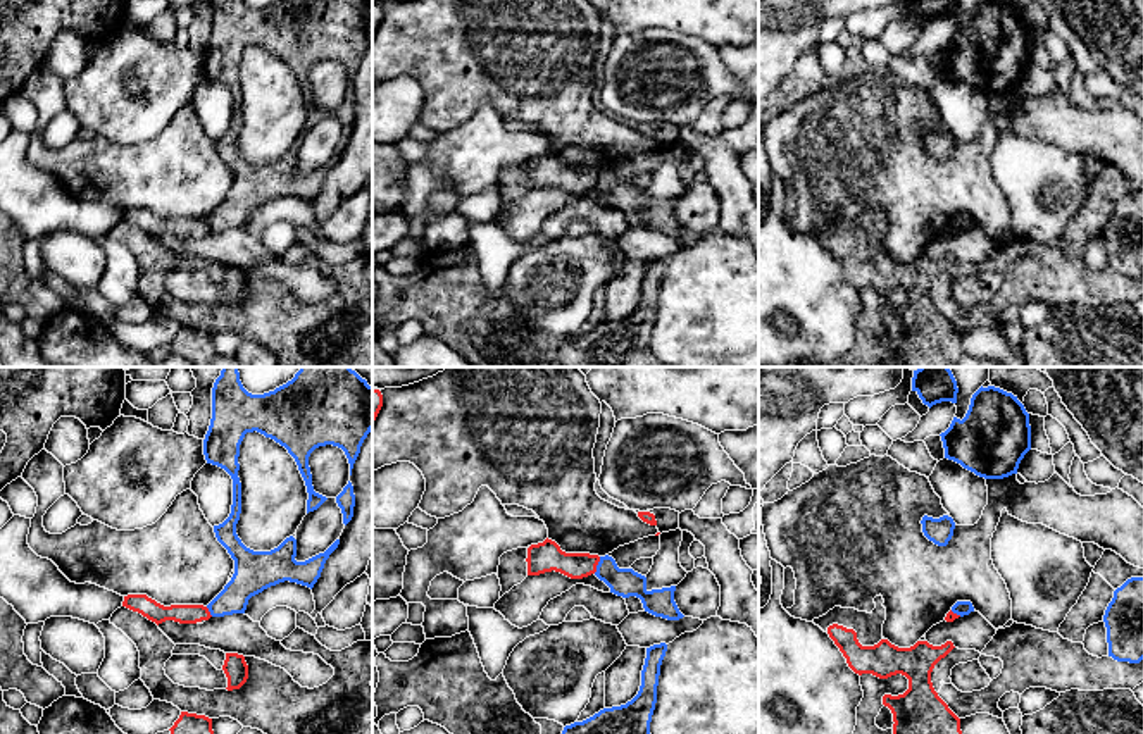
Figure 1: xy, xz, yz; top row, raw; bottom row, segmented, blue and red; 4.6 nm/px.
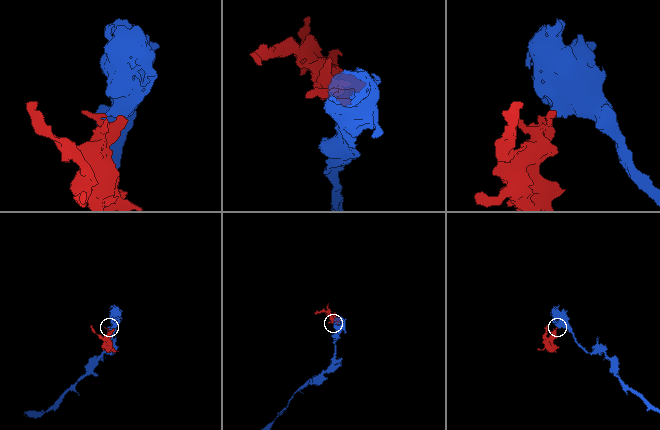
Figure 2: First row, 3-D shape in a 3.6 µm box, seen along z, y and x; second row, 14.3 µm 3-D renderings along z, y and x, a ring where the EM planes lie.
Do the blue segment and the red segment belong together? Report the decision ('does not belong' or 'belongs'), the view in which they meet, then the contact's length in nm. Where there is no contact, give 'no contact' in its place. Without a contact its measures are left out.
does not belong | xz | 90 nm

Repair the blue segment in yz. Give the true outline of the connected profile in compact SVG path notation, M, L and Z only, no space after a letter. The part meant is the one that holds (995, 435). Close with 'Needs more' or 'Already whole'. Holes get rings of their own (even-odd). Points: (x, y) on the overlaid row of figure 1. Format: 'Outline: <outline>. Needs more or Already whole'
Outline: M979 388L965 417L953 417L940 434L945 458L984 479L1017 474L1019 463L1031 450L1029 414L1024 405L1000 388Z. Already whole

